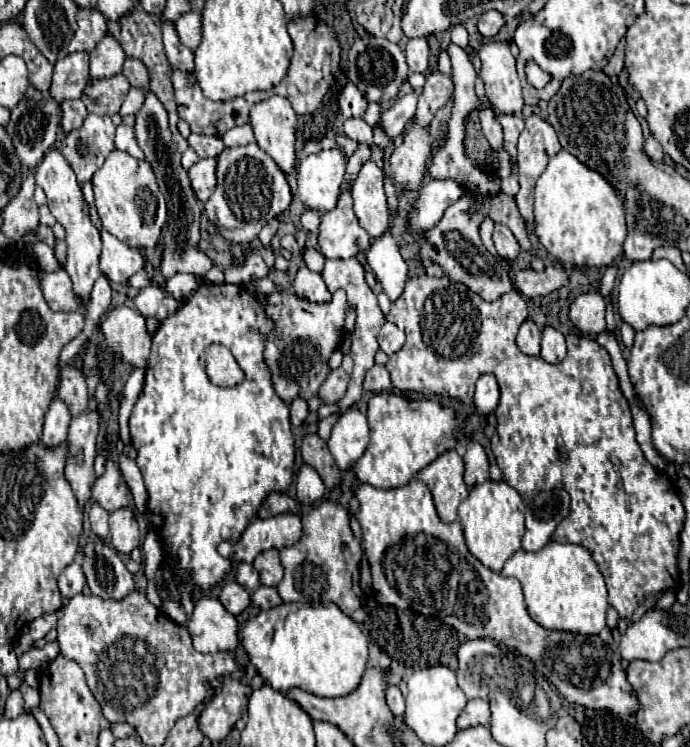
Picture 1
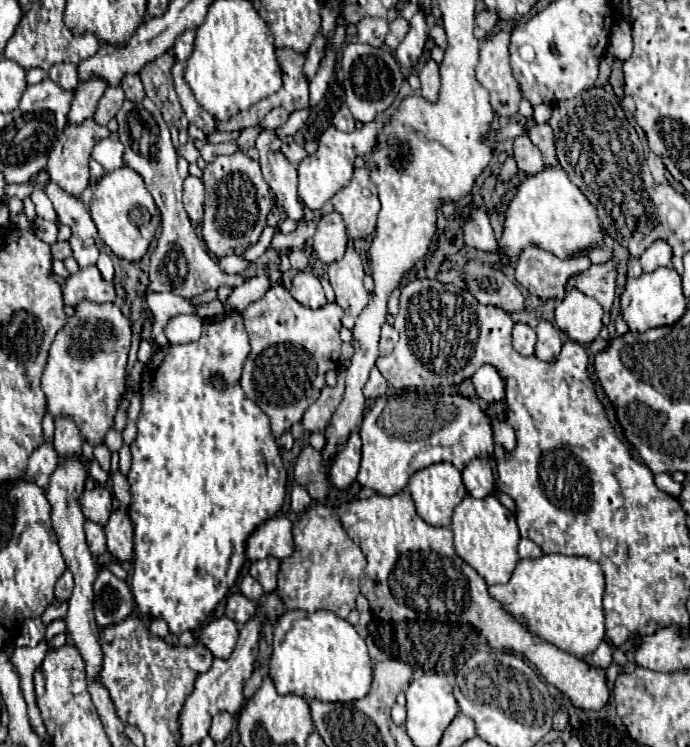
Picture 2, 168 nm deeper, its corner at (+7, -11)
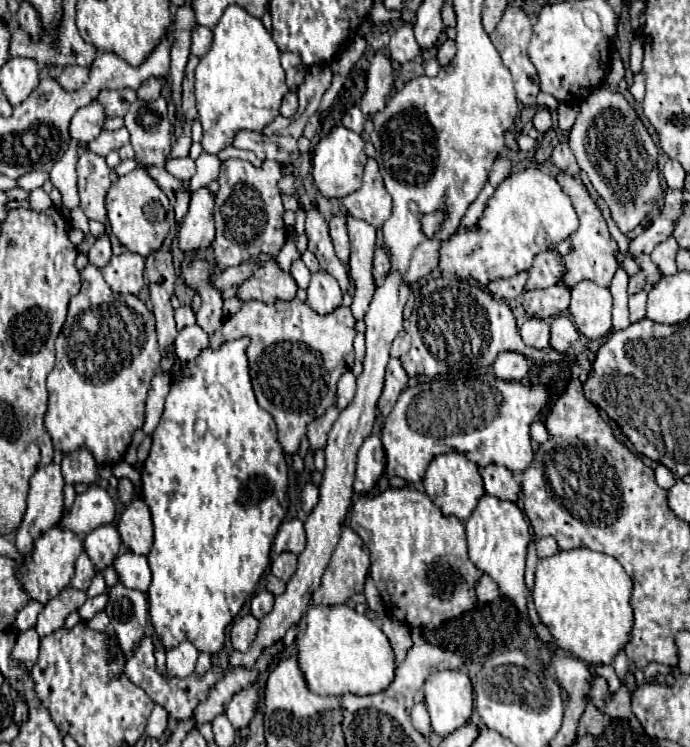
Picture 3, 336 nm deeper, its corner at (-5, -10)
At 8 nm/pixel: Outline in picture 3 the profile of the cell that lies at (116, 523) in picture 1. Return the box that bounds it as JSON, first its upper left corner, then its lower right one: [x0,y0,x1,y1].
[118,499,154,555]

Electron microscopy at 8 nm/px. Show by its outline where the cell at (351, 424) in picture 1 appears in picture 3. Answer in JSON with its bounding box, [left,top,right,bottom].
[354,435,386,493]

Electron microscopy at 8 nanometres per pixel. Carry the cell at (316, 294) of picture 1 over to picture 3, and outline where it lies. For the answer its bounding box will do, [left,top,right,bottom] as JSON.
[306,271,342,315]

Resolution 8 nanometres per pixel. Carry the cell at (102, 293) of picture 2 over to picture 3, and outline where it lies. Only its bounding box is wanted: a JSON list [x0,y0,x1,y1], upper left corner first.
[102,253,146,293]

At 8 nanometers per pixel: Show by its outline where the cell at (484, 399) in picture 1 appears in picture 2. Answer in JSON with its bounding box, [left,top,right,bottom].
[472,364,504,404]

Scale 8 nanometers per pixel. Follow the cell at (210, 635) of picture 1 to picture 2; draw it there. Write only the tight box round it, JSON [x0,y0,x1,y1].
[200,616,238,658]

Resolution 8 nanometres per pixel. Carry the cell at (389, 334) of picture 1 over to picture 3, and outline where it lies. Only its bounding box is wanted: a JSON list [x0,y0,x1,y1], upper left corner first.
[390,331,410,357]

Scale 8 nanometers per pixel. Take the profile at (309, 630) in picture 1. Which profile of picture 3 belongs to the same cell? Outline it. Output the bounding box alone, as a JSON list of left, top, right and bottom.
[296,605,396,697]

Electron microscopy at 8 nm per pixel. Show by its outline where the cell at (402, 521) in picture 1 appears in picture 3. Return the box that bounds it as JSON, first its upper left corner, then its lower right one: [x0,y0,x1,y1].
[350,487,480,627]

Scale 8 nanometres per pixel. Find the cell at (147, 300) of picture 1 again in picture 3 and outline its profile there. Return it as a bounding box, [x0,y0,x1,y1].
[176,327,208,361]

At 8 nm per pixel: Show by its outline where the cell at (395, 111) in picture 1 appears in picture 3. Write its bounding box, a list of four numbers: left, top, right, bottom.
[312,125,366,199]

